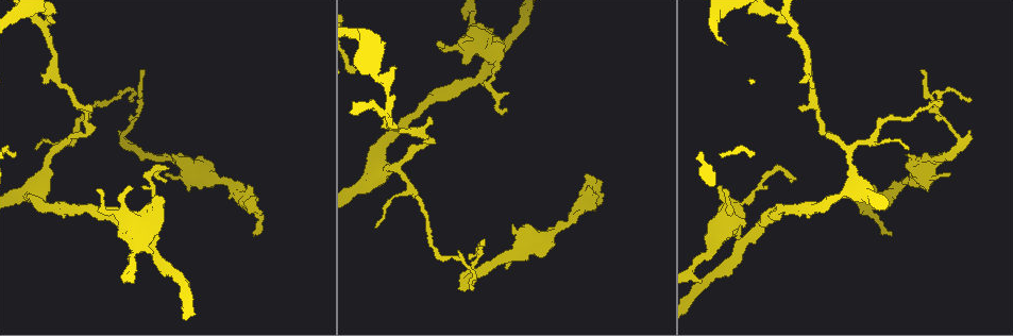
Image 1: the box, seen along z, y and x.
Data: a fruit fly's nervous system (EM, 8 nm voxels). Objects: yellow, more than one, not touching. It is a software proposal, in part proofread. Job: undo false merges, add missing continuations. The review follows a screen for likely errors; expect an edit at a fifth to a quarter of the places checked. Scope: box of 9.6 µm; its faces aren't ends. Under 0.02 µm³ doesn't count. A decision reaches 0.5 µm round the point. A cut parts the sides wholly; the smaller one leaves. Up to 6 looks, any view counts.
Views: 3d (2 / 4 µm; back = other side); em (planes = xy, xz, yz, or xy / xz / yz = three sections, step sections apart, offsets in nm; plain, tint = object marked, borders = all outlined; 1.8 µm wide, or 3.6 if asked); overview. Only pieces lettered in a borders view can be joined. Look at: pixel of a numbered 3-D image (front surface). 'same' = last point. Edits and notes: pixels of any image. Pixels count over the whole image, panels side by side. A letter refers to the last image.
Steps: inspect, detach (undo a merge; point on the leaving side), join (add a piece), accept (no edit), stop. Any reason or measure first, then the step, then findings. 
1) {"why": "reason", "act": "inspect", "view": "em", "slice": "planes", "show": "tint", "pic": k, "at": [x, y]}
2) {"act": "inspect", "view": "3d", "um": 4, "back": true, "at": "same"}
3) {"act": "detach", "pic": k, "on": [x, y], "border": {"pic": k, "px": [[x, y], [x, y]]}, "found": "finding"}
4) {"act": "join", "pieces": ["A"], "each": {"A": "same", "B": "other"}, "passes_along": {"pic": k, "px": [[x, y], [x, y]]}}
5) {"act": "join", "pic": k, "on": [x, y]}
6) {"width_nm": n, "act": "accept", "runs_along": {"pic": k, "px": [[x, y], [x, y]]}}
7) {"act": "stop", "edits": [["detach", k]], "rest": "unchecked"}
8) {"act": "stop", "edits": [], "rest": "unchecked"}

{"why": "branch stops here", "act": "inspect", "view": "em", "slice": "planes", "show": "borders", "pic": 1, "at": [511, 224]}

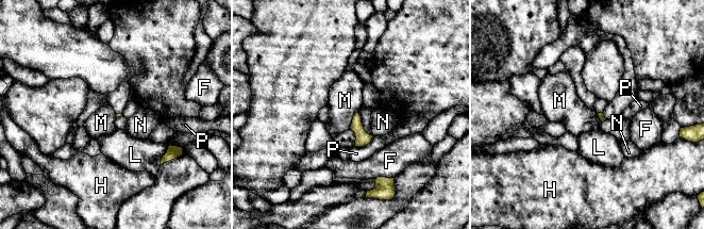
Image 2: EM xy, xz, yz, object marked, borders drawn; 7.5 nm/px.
{"act": "accept", "each": {"F": "other", "H": "other", "L": "other", "M": "other", "N": "other", "P": "other"}, "found": "none of them fits"}

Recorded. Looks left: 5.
{"why": "abrupt turn", "act": "inspect", "view": "3d", "um": 4, "pic": 1, "at": [123, 140]}

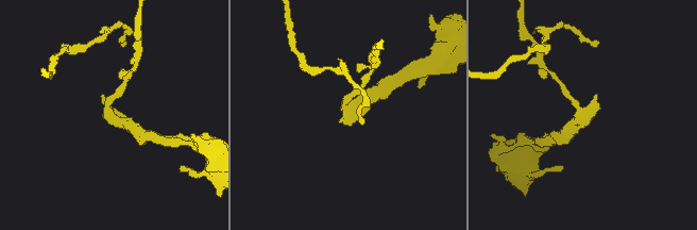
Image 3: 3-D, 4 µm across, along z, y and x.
{"act": "inspect", "view": "em", "um": 3.6, "slice": "yz", "step": 16, "show": "tint", "pic": 3, "at": [105, 108]}

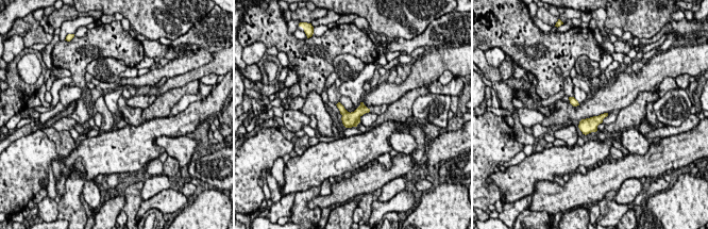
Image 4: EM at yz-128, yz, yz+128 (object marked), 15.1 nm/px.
{"act": "inspect", "view": "em", "um": 3.6, "slice": "planes", "show": "borders", "at": "same"}

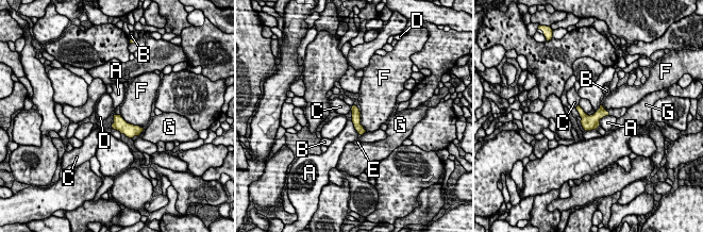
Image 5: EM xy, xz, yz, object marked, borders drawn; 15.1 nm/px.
{"width_nm": 130, "act": "join", "pic": 5, "on": [617, 113], "each": {"A": "other", "B": "other", "C": "other", "D": "other", "E": "same", "F": "other", "G": "other"}, "passes_along": {"pic": 5, "px": [[593, 120], [607, 112], [617, 113]]}, "found": "the neuron continues"}

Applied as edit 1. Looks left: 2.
{"act": "stop", "edits": [["join", 5]], "rest": "unchecked"}

